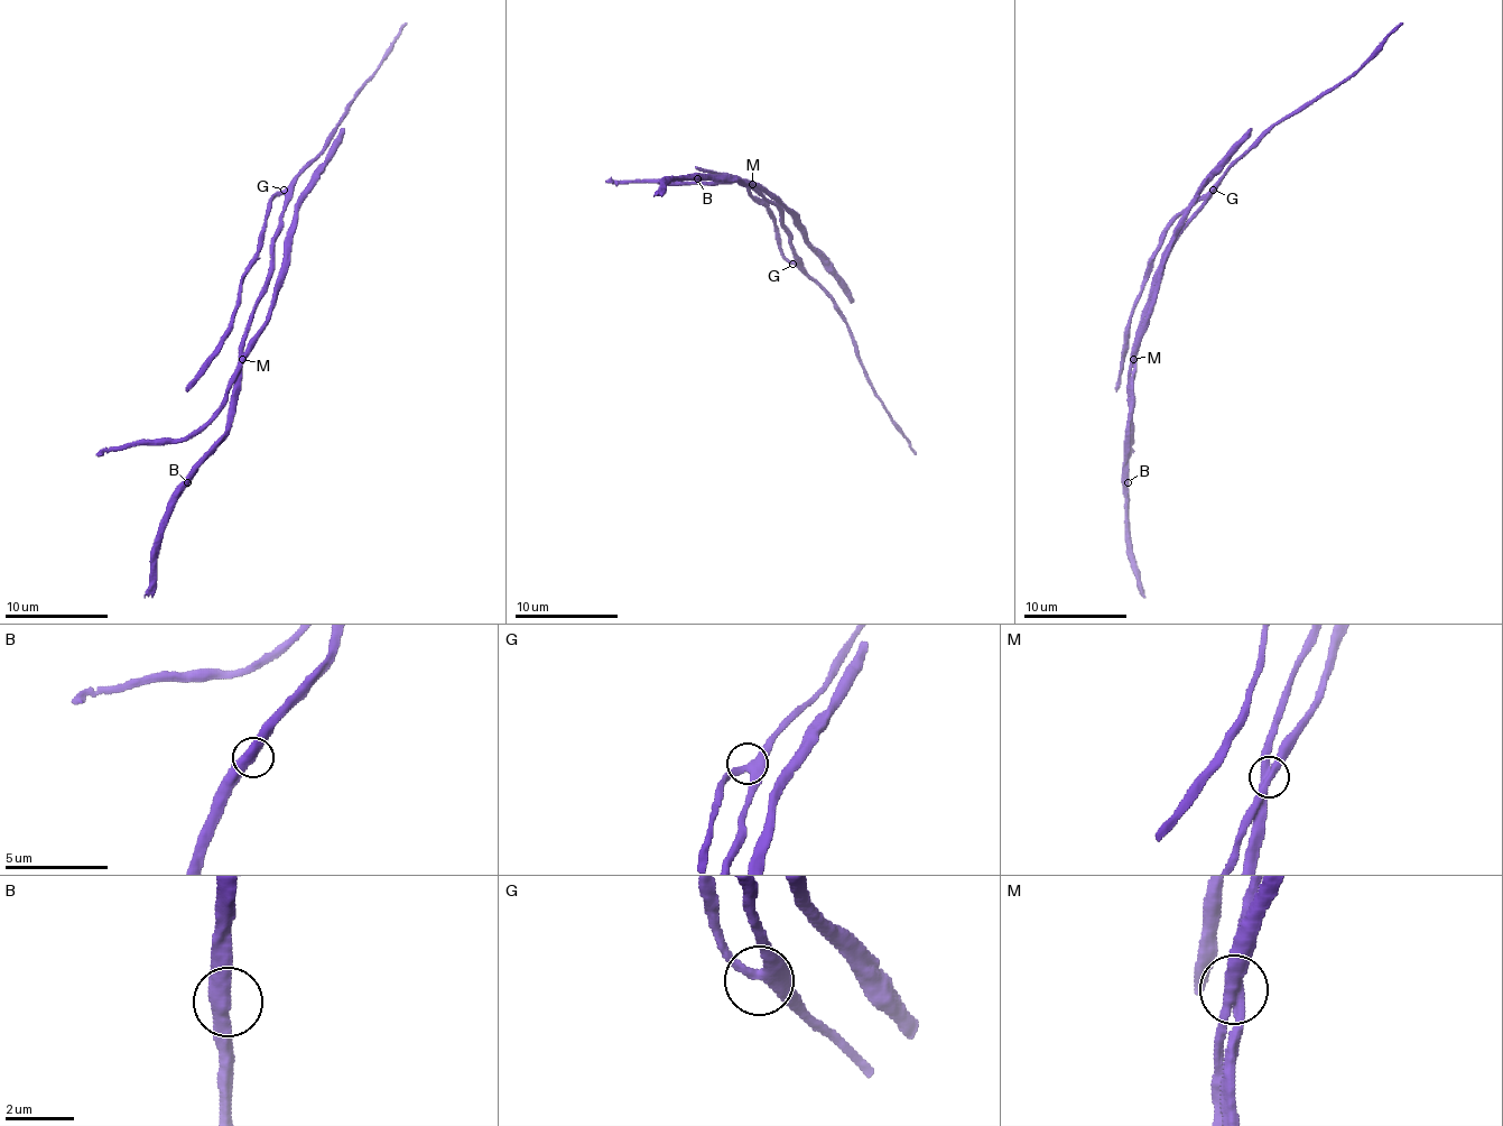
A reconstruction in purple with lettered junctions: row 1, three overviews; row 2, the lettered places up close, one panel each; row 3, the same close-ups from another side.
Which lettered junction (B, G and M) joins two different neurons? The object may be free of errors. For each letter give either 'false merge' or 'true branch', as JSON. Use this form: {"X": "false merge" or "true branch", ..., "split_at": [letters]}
{"B": "true branch", "G": "true branch", "M": "false merge", "split_at": ["M"]}

